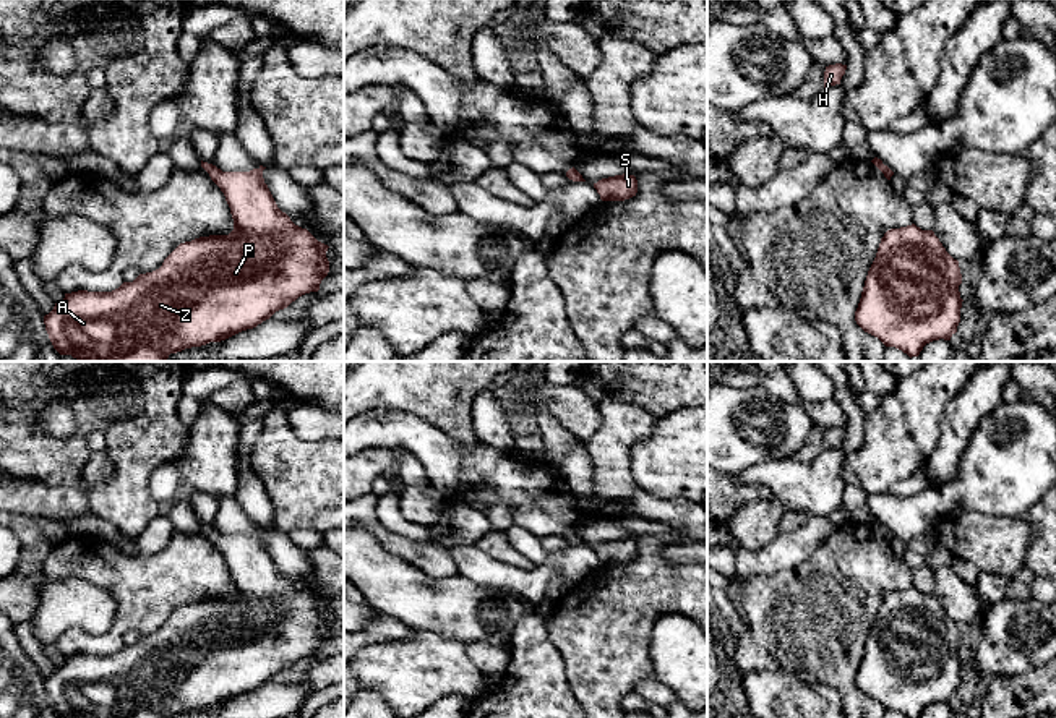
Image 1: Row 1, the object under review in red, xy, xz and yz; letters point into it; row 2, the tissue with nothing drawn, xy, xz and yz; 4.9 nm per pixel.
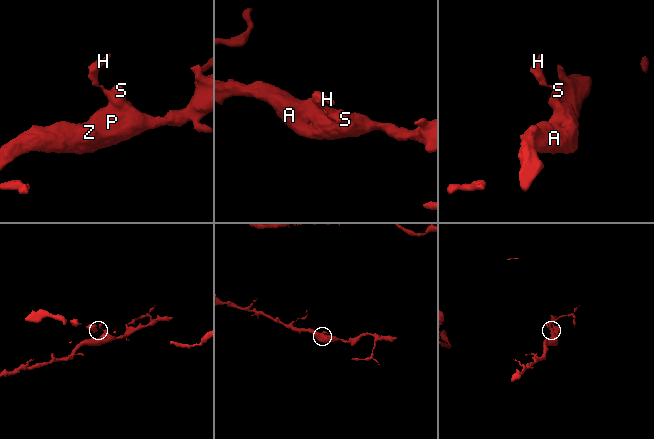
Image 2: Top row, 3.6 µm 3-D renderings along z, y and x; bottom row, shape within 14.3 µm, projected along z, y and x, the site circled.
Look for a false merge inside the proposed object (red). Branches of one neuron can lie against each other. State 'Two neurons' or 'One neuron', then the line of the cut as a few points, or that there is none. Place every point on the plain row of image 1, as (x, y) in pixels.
One neuron. No split

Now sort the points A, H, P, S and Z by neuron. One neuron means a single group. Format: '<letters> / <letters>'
A H P S Z

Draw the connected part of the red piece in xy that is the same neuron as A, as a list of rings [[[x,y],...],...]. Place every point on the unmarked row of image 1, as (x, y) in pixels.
[[[203,524],[201,530],[224,556],[234,593],[180,606],[159,632],[112,655],[65,656],[63,665],[44,679],[60,718],[170,718],[253,692],[298,660],[320,653],[329,635],[329,609],[277,571],[263,541],[266,530],[222,535]]]

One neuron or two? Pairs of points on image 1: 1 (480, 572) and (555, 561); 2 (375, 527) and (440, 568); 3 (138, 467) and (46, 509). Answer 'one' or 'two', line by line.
1: one
2: one
3: two

